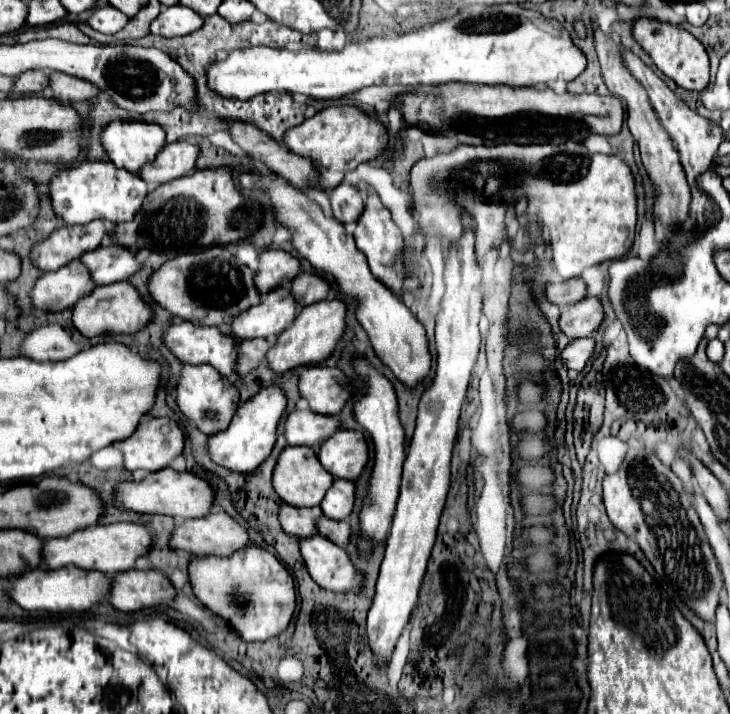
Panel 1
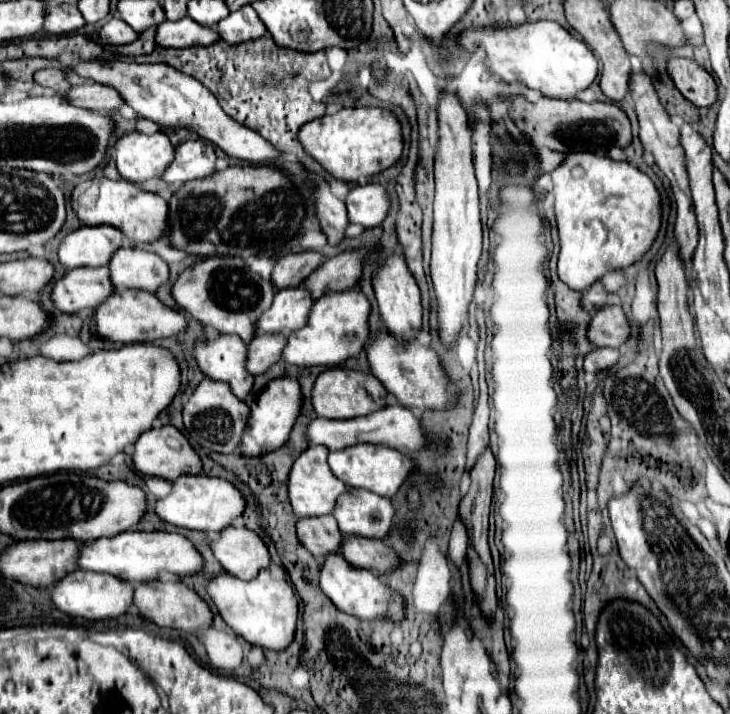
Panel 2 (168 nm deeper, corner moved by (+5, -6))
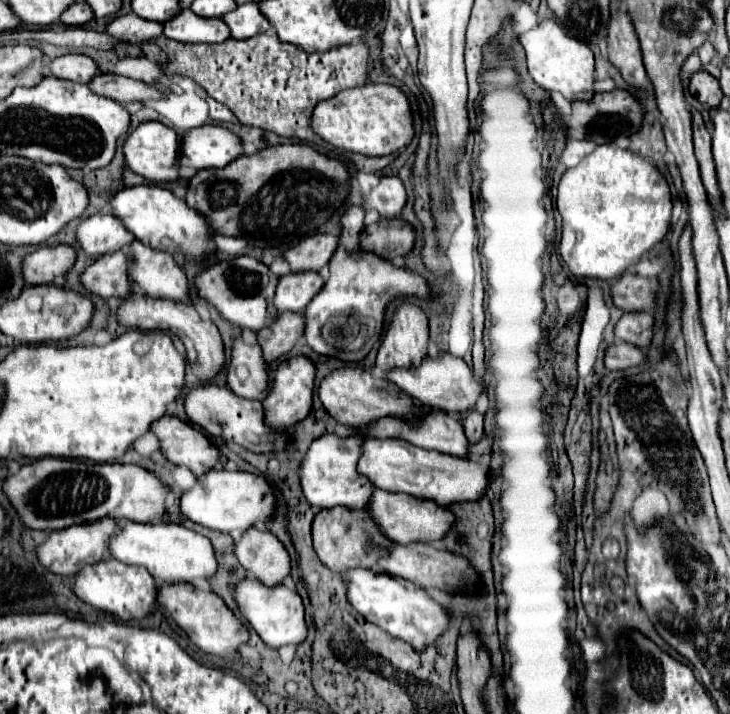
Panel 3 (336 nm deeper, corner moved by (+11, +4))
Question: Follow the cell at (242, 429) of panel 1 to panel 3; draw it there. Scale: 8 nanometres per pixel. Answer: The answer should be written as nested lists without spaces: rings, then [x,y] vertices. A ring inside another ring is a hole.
[[[295,356],[279,364],[279,368],[273,372],[275,384],[269,396],[265,398],[265,414],[267,424],[275,428],[289,428],[301,420],[307,418],[307,414],[313,408],[313,388],[315,388],[315,364],[305,356]]]

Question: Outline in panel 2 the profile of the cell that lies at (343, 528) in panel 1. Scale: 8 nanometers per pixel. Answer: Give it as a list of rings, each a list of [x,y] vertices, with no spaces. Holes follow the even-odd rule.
[[[345,536],[339,552],[349,564],[357,568],[391,572],[399,564],[399,558],[381,540],[375,540],[375,538]]]

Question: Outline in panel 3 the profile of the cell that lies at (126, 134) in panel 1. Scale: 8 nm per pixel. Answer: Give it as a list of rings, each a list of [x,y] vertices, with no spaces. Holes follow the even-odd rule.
[[[143,122],[139,124],[129,136],[123,146],[127,168],[135,174],[155,180],[155,182],[169,182],[179,180],[179,138],[177,132],[163,122]]]

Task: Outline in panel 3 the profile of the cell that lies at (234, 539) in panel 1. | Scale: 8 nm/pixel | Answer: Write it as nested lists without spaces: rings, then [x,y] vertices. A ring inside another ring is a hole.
[[[249,528],[233,550],[241,566],[267,586],[277,586],[291,574],[291,556],[269,530]]]

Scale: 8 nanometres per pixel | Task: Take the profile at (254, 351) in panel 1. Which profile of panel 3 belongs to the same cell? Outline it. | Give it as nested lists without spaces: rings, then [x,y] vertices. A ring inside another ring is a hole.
[[[283,312],[273,326],[257,332],[263,356],[267,362],[275,362],[279,356],[287,354],[305,332],[305,316],[299,312]]]

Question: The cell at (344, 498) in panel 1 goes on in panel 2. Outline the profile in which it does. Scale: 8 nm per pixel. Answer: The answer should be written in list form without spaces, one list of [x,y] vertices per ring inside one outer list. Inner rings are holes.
[[[353,488],[337,498],[333,516],[341,534],[385,538],[393,528],[395,510],[387,498]]]

